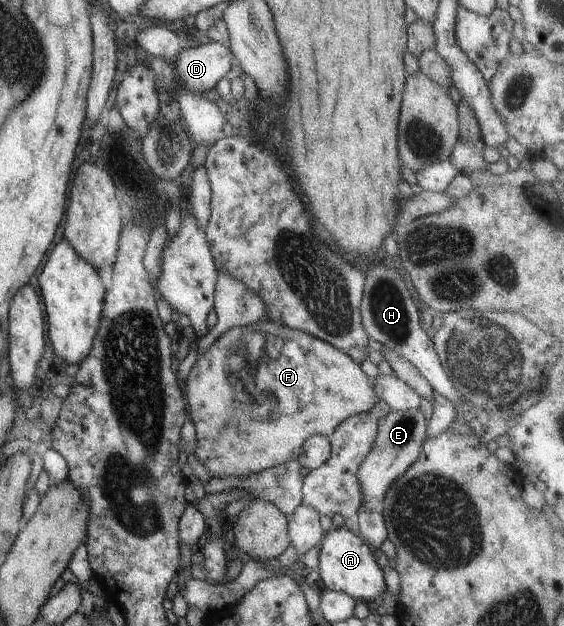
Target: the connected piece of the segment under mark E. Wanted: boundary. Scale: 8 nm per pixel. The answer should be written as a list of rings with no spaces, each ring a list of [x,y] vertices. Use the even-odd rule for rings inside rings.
[[[419,408],[409,410],[391,409],[378,422],[378,431],[373,439],[371,450],[358,466],[356,477],[362,492],[362,504],[371,498],[382,500],[389,484],[393,482],[418,457],[421,443],[426,438],[425,416]]]

